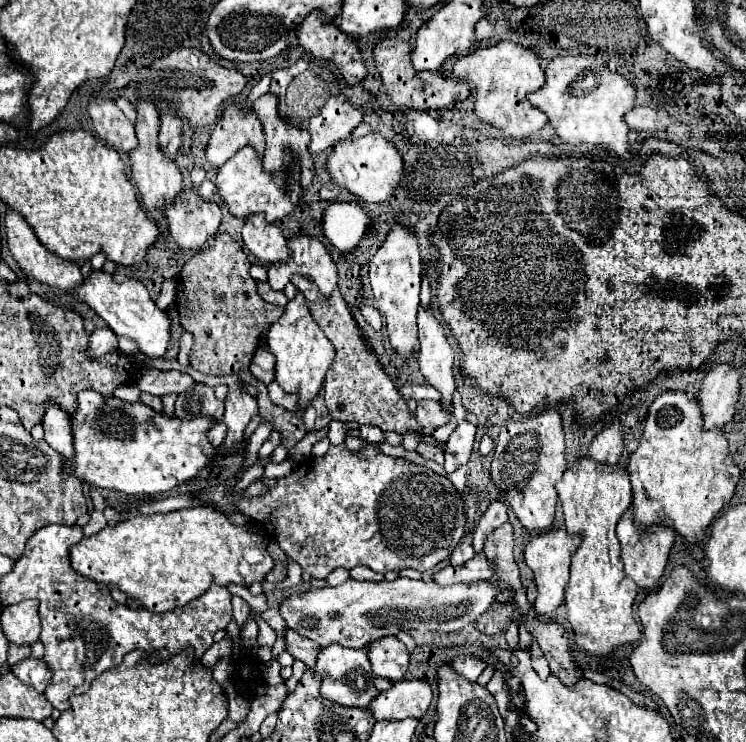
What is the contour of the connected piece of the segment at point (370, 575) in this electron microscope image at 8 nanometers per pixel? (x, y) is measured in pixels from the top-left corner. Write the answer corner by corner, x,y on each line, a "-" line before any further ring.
354,567
352,571
350,571
350,577
352,579
356,579
356,581
384,581
384,575
382,573
376,573
376,571
372,571
372,569
368,569
368,567

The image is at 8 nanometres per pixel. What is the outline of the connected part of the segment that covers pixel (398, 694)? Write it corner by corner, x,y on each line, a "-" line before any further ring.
404,679
392,685
392,689
384,691
376,701
372,701
370,709
378,721
382,719
404,719
416,717
420,719
432,701
432,687
424,679

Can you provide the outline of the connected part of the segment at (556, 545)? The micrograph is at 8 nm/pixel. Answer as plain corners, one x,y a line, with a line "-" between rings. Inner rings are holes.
554,529
536,535
524,551
528,567
534,571
534,581
538,585
538,597
534,601
536,613
552,613
564,601
564,589
568,585
568,571
570,571
570,557
574,549
580,545
580,535
570,535
566,529

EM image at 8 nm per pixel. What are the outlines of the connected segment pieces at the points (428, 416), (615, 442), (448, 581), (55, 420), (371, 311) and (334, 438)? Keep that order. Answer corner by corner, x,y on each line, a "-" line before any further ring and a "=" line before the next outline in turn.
418,401
418,409
416,409
416,419
422,427
440,427
446,425
450,421
450,413
446,409
440,407
440,403
436,401
=
610,425
594,439
588,457
600,463
616,465
620,461
622,451
624,451
624,431
620,425
=
484,551
476,553
472,561
466,561
460,567
444,567
432,575
438,585
454,585
454,583
472,583
472,581
492,581
494,579
494,565
488,561
=
48,405
42,427
48,445
56,449
66,461
74,461
74,439
70,419
62,409
58,409
58,405
=
362,307
362,317
366,317
366,321
372,325
372,329
380,331
382,329
382,315
378,313
378,309
374,307
=
332,421
330,427
328,427
328,439
330,439
330,443
332,443
332,445
344,443
344,439
348,437
348,431
350,431
350,429
346,427
346,423

